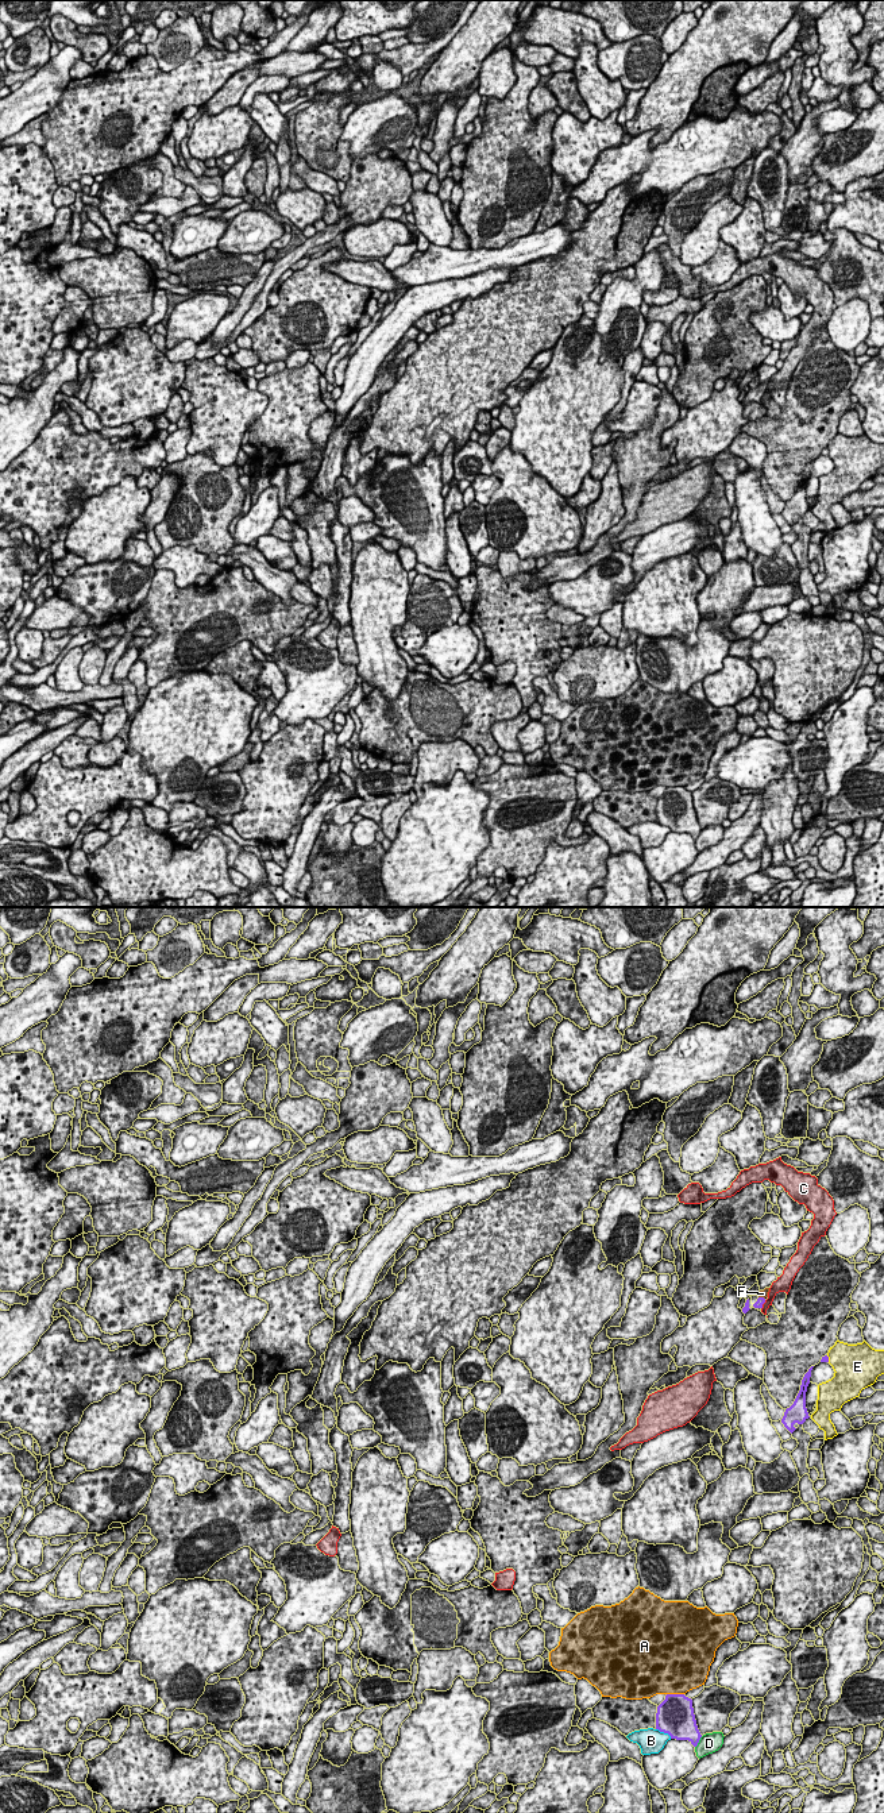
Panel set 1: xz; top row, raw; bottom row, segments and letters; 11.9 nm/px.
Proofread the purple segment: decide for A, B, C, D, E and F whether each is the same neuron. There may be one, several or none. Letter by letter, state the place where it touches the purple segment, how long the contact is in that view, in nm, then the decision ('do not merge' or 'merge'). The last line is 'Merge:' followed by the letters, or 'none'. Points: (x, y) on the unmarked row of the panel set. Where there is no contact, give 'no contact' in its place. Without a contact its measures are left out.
A: xz (675, 787) | 200 nm | do not merge
B: xz (664, 825) | 220 nm | do not merge
C: xz (763, 396) | 120 nm | do not merge
D: xz (698, 834) | 170 nm | do not merge
E: xz (827, 451) | 90 nm | do not merge
F: xz (761, 390) | 90 nm | merge
Merge: F

